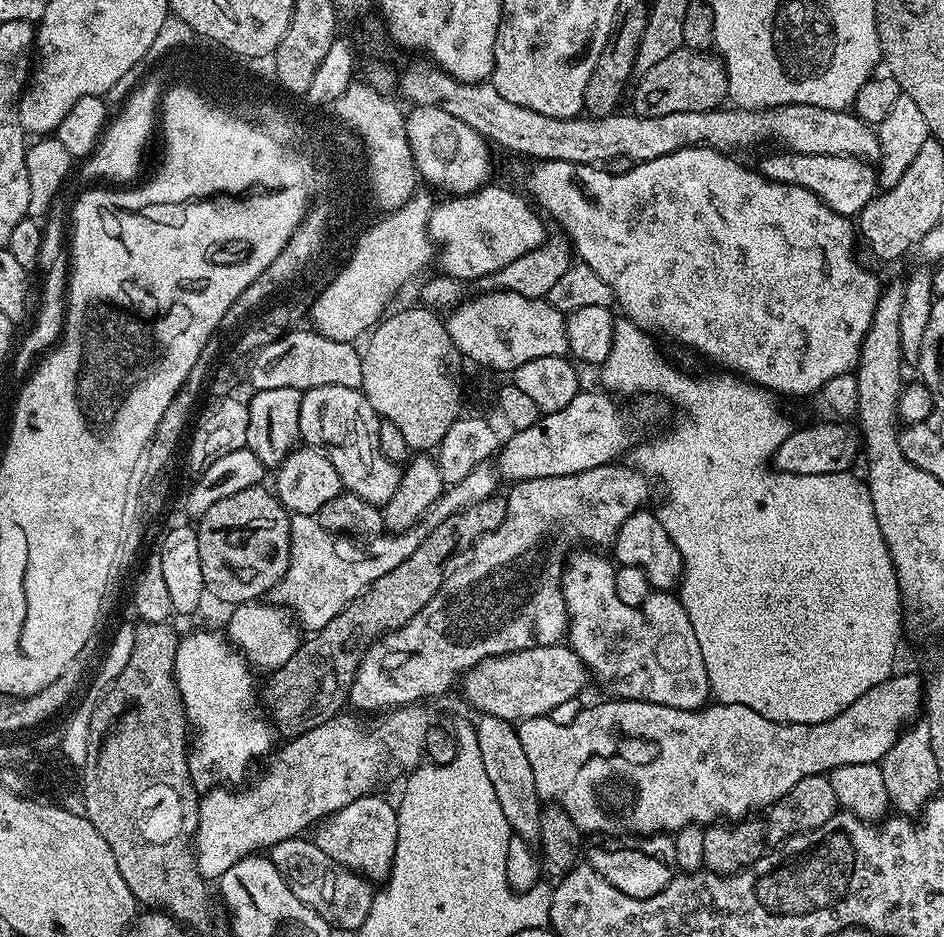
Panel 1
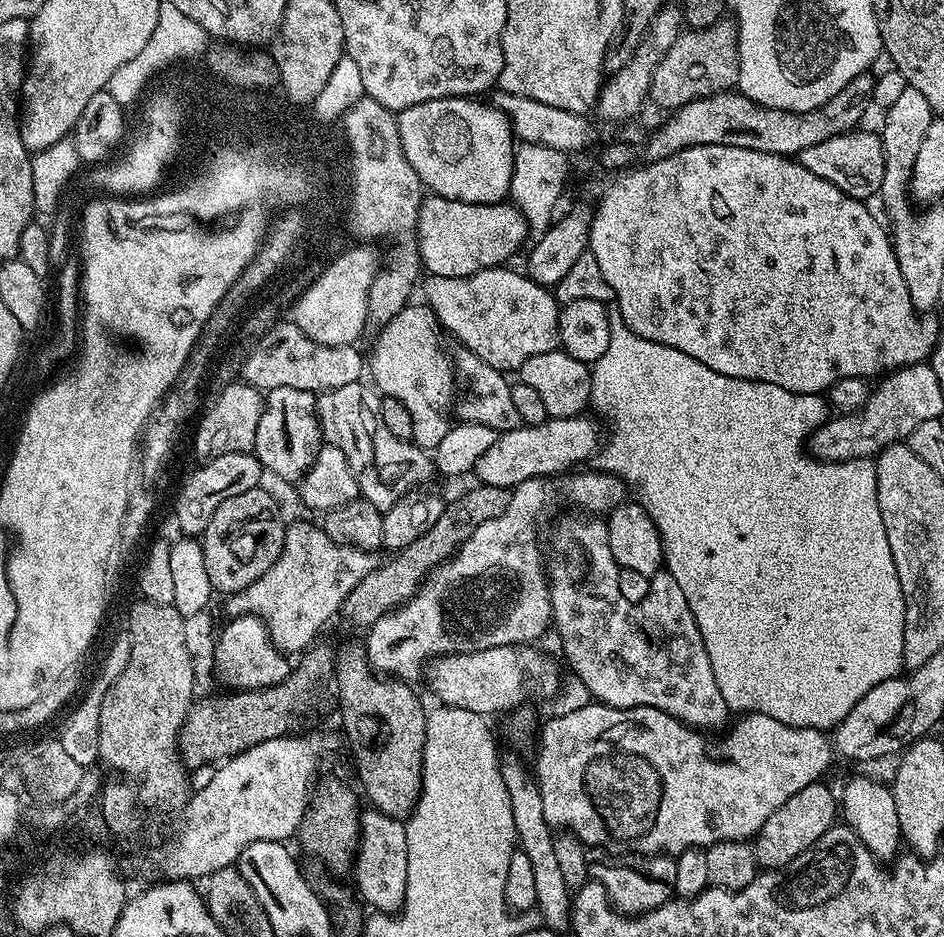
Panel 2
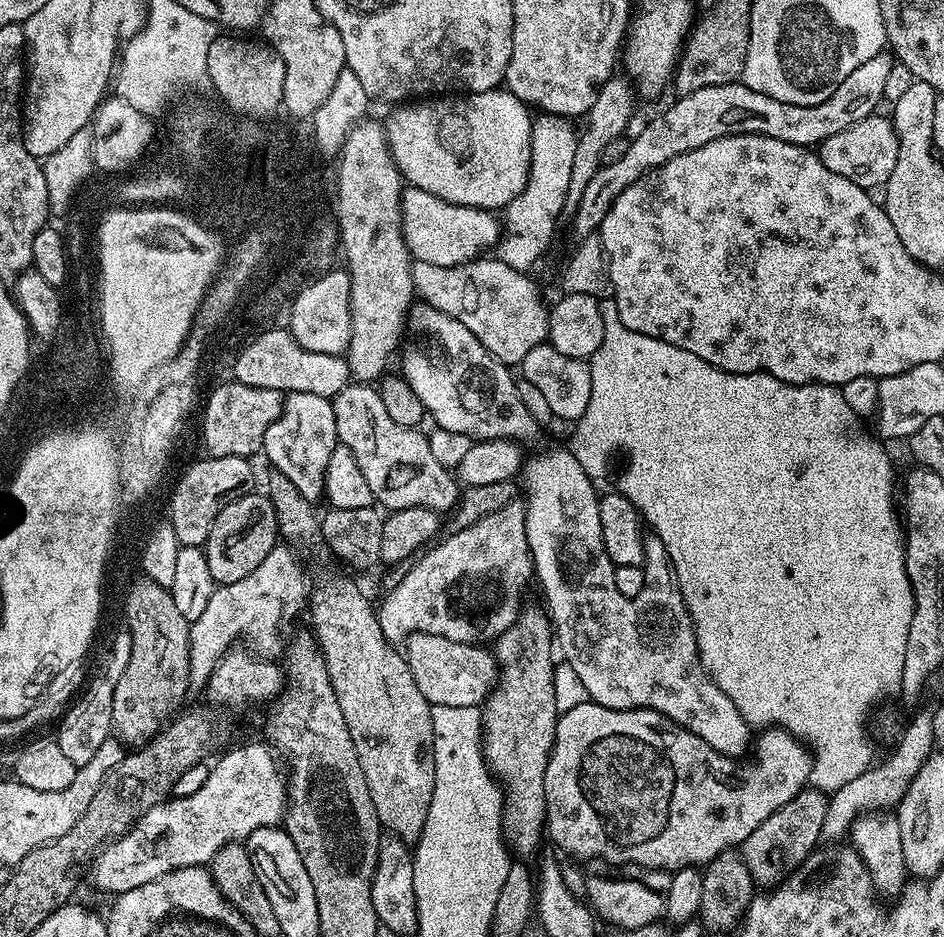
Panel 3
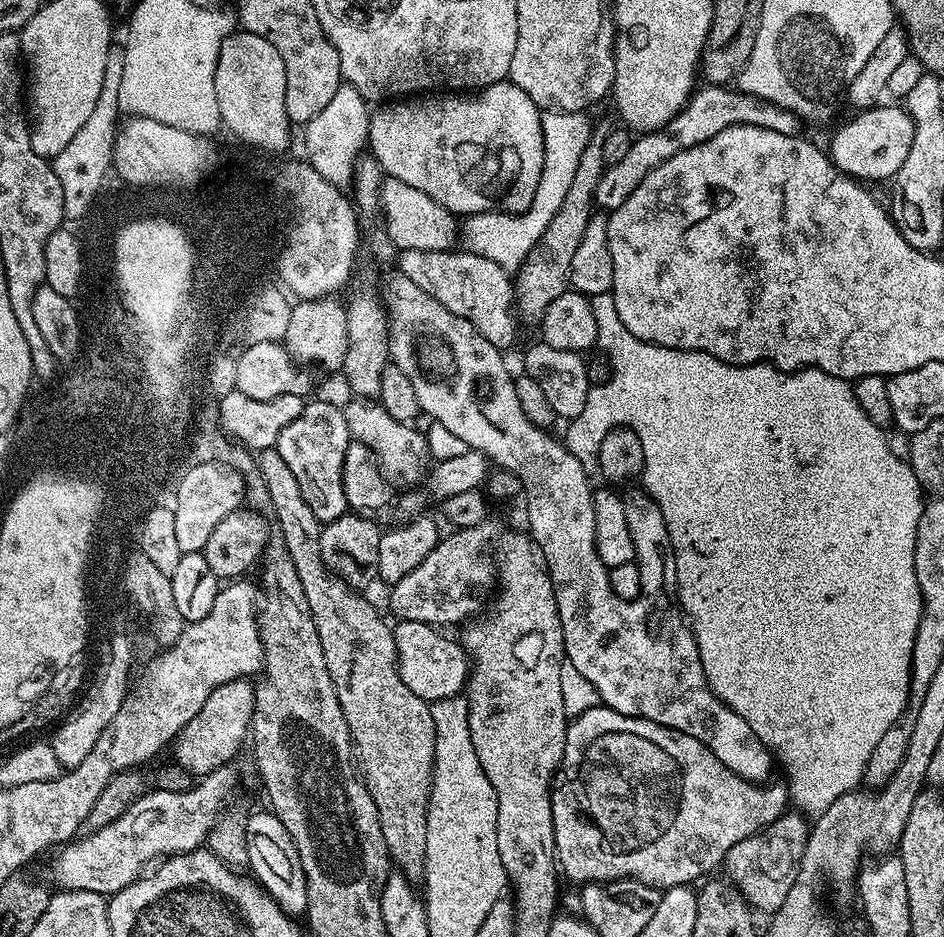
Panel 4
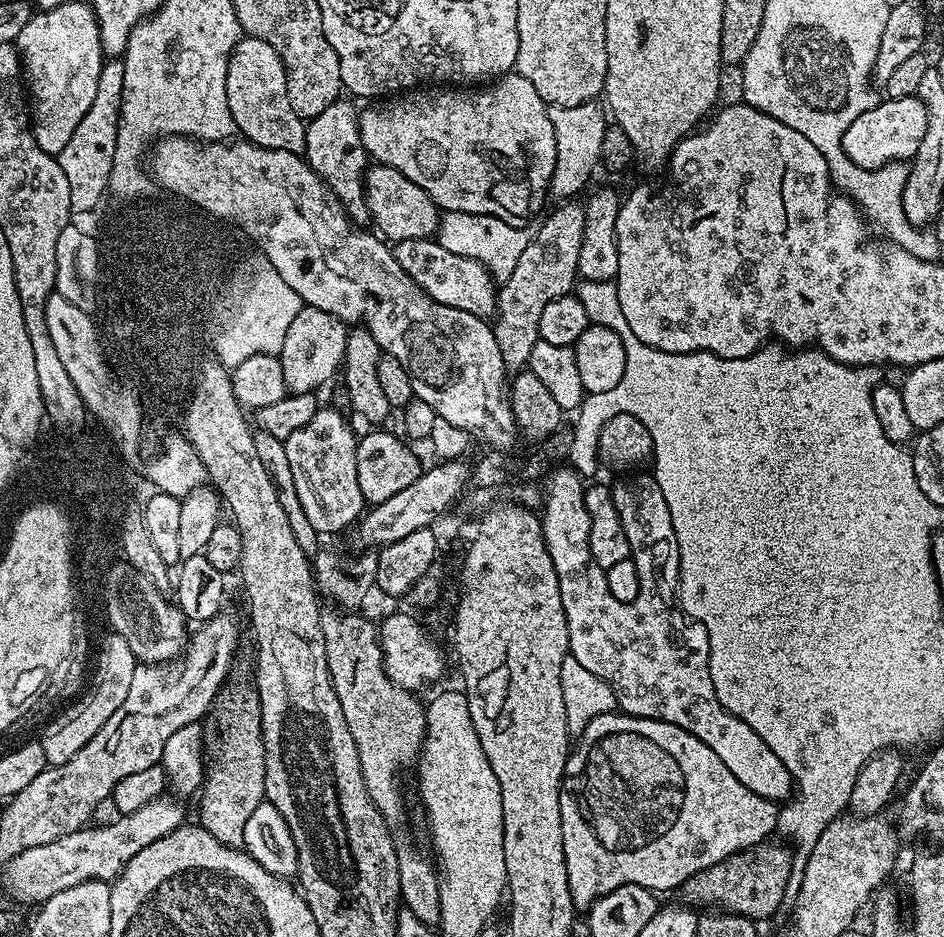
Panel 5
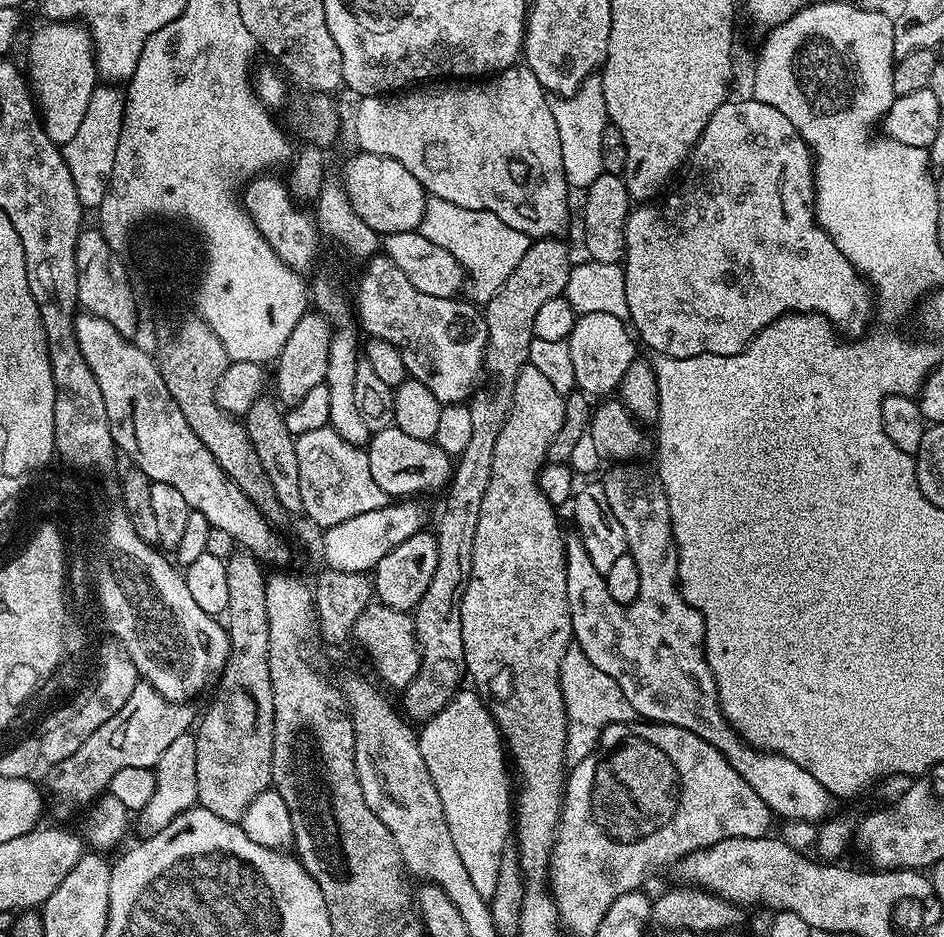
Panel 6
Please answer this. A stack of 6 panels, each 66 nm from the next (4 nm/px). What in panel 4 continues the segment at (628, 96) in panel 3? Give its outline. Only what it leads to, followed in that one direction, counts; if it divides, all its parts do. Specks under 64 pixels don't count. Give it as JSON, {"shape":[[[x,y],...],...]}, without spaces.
{"shape":[[[600,126],[593,127],[592,137],[582,150],[582,158],[578,158],[578,170],[574,174],[570,191],[562,206],[554,213],[550,226],[546,226],[546,234],[530,250],[530,254],[522,262],[522,266],[514,276],[514,311],[519,323],[539,325],[546,314],[546,306],[558,298],[558,294],[569,291],[568,272],[570,262],[574,262],[574,250],[578,250],[578,242],[582,242],[582,234],[586,230],[586,222],[594,215],[594,203],[600,175],[606,167],[604,160],[604,132]]]}

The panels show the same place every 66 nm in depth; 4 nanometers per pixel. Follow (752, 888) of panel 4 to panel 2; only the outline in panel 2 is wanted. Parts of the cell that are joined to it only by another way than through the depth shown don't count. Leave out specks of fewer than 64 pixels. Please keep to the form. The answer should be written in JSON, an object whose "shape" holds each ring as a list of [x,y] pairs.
{"shape":[[[817,782],[798,790],[794,798],[782,802],[782,806],[778,806],[778,810],[774,810],[770,818],[766,818],[766,822],[757,832],[754,838],[757,865],[766,870],[783,868],[798,854],[802,854],[802,850],[814,846],[814,842],[818,842],[818,838],[822,838],[826,830],[833,828],[837,820],[837,793],[832,793],[824,782]]]}

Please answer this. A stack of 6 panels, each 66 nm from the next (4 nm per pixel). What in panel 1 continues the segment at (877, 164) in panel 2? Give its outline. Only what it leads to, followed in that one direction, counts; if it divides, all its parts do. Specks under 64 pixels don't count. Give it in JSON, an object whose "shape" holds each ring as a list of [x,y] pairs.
{"shape":[[[777,152],[768,157],[762,167],[762,174],[768,180],[783,184],[796,184],[810,190],[828,208],[836,213],[852,218],[875,199],[878,190],[878,174],[875,167],[867,161],[853,156],[802,155],[800,153]]]}

